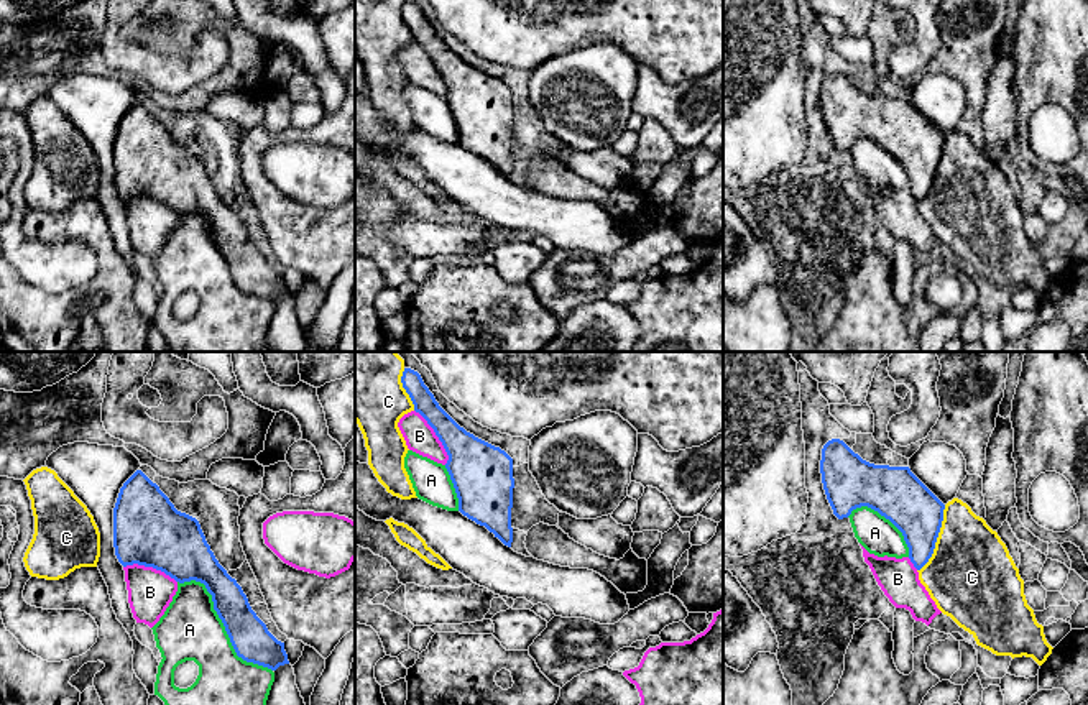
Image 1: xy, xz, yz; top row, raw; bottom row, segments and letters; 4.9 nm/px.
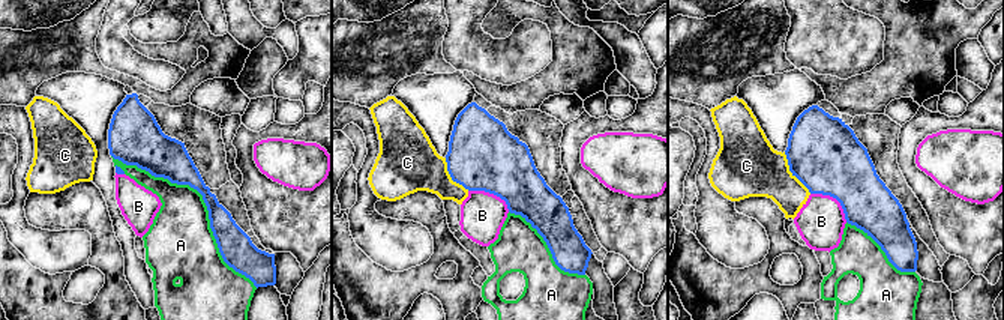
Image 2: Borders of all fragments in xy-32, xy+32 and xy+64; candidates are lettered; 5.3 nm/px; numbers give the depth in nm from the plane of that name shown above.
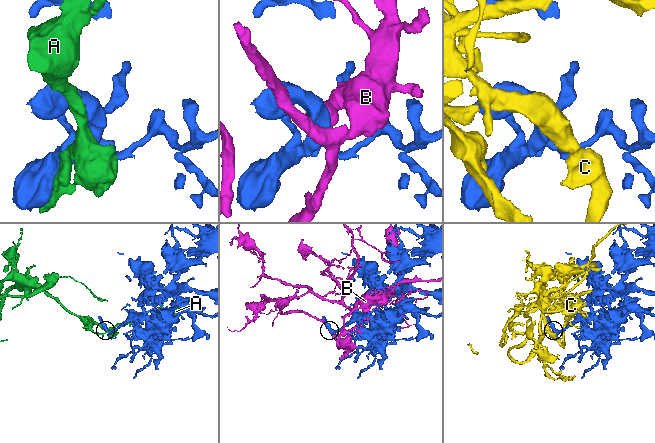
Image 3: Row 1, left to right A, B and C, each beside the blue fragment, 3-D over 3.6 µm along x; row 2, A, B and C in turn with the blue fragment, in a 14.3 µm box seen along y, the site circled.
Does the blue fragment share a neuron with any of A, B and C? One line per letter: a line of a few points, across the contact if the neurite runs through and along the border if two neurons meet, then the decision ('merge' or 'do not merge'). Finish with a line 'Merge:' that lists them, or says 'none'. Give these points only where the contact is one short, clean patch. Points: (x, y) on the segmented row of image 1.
A: do not merge
B: do not merge
C: merge
Merge: C

